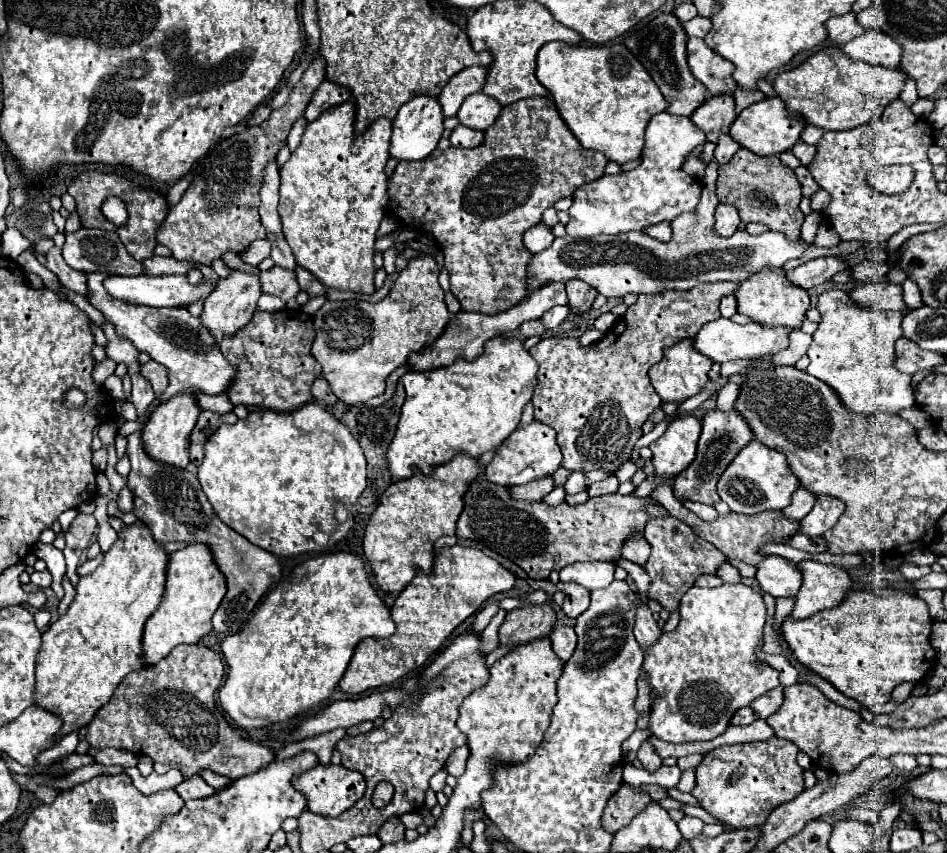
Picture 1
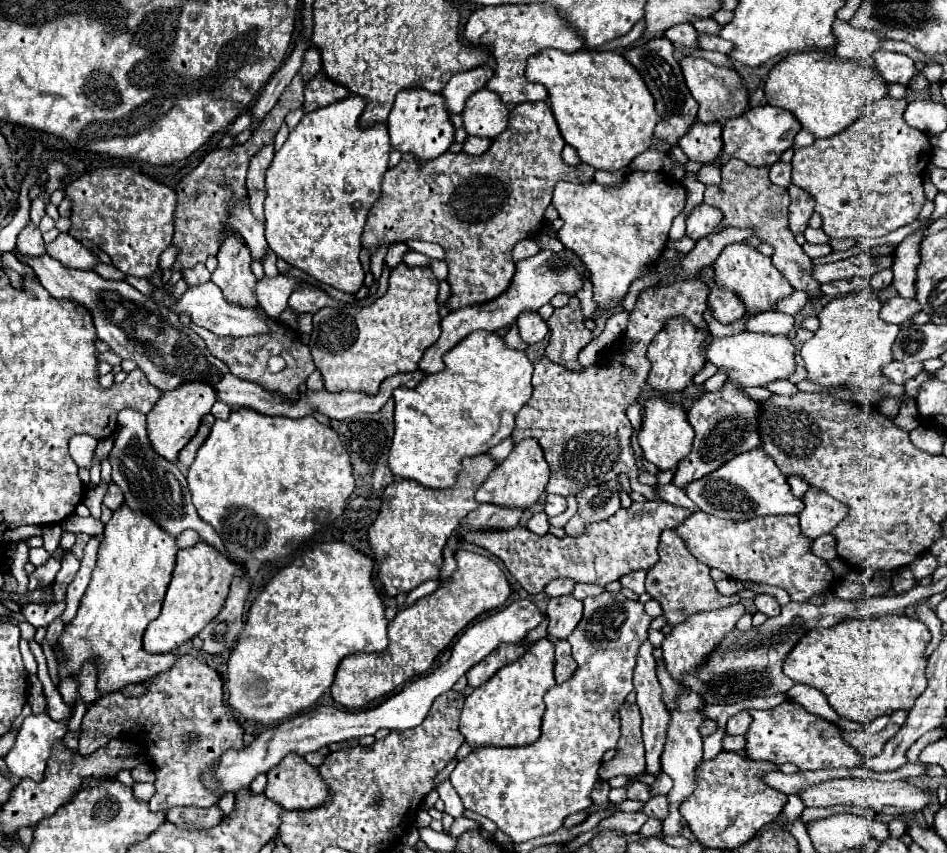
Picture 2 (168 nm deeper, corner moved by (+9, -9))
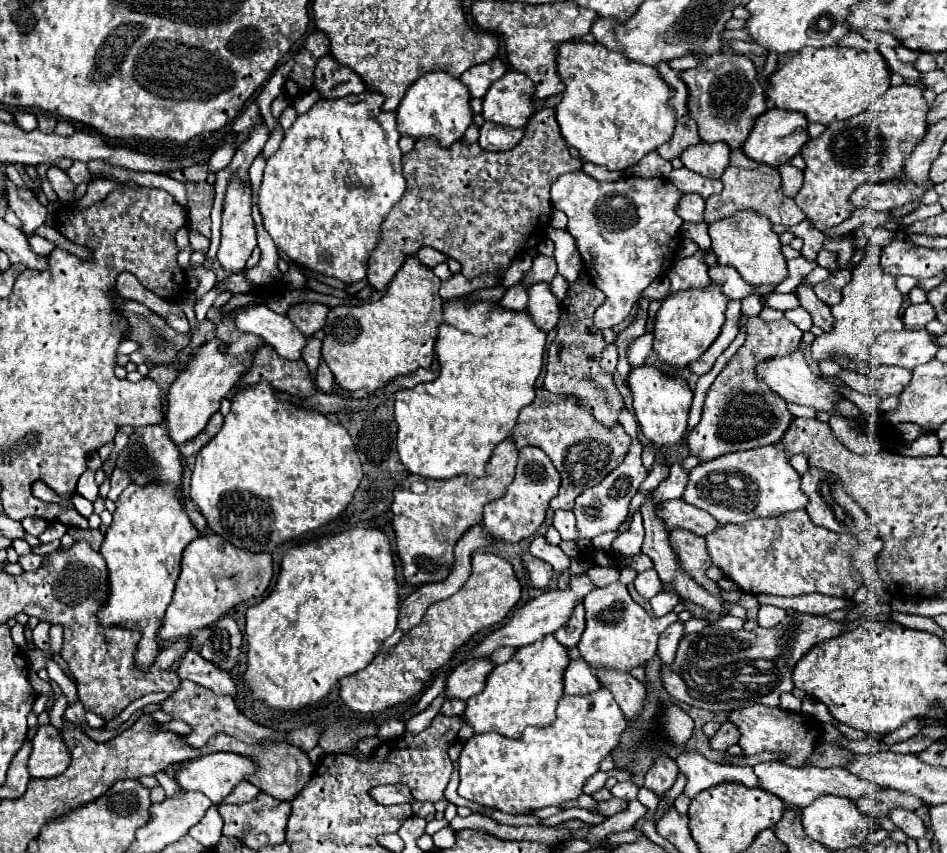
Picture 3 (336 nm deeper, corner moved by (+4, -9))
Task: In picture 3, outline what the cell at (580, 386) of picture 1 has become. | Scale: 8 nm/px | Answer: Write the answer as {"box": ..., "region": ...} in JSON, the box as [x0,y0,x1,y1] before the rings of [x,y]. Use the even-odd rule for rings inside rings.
{"box":[512,387,632,509],"region":[[[544,387],[536,389],[536,399],[520,411],[512,439],[518,449],[526,445],[540,447],[562,475],[558,495],[550,501],[552,509],[572,509],[574,499],[594,485],[598,485],[610,471],[614,471],[626,457],[632,437],[620,423],[606,427],[586,411],[574,395],[554,395]]]}

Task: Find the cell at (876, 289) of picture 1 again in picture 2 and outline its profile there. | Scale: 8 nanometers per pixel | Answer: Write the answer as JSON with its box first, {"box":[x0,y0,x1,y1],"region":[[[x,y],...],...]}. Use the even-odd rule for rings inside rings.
{"box":[881,297,921,325],"region":[[[895,297],[895,299],[891,299],[883,305],[881,319],[889,321],[889,323],[895,323],[895,325],[903,325],[905,321],[909,323],[919,311],[921,311],[921,305],[917,305],[915,299]]]}

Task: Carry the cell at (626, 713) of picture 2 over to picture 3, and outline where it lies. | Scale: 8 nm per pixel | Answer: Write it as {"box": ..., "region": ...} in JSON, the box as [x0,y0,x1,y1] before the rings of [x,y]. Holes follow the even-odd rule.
{"box":[600,673,644,721],"region":[[[602,673],[600,681],[606,681],[606,685],[610,685],[610,691],[614,693],[614,699],[620,705],[626,721],[636,721],[644,709],[644,685],[628,673]]]}

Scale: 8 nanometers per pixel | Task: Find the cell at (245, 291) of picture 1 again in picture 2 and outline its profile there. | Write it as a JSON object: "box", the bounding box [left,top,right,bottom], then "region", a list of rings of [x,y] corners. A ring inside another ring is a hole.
{"box":[211,231,255,307],"region":[[[235,231],[225,237],[217,253],[217,269],[211,273],[211,281],[219,285],[227,301],[241,303],[245,307],[255,305],[255,275],[251,273],[251,249],[245,239]]]}

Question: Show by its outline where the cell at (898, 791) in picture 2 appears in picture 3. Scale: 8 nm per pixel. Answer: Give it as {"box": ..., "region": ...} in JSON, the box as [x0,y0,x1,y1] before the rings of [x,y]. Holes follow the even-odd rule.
{"box":[754,761,876,807],"region":[[[766,761],[766,763],[754,765],[754,773],[758,775],[762,789],[782,797],[782,801],[786,805],[794,805],[794,807],[808,807],[812,801],[816,801],[822,795],[836,795],[836,797],[846,797],[850,801],[858,801],[858,799],[866,797],[868,793],[872,793],[876,789],[874,783],[852,775],[844,767],[832,767],[832,769],[806,767],[806,769],[798,769],[798,767],[782,765],[780,761]]]}

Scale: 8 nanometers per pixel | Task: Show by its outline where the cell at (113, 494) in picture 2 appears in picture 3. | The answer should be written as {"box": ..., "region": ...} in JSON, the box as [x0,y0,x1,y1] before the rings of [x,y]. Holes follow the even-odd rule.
{"box":[108,469,130,501],"region":[[[114,469],[112,477],[110,477],[110,493],[108,493],[108,499],[112,501],[118,501],[120,493],[130,485],[130,479],[126,477],[126,473],[122,473],[120,469]]]}

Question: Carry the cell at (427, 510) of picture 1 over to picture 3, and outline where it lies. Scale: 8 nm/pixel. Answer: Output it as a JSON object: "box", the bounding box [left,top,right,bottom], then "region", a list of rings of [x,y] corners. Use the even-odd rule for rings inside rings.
{"box":[392,437,518,585],"region":[[[510,437],[502,441],[490,461],[486,463],[486,475],[474,483],[466,483],[464,477],[450,481],[430,481],[420,475],[408,475],[400,487],[394,489],[392,501],[392,527],[396,533],[396,555],[402,565],[402,575],[408,585],[424,585],[432,581],[444,581],[452,569],[452,549],[466,529],[482,519],[482,509],[494,497],[500,497],[514,479],[518,449]],[[420,481],[420,493],[412,491],[412,485]]]}

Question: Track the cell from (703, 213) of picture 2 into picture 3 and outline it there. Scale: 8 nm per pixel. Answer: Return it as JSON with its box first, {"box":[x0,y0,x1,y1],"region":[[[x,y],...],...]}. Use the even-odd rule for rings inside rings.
{"box":[678,193,706,223],"region":[[[686,193],[686,195],[682,195],[682,201],[678,203],[678,215],[688,223],[702,223],[704,205],[706,205],[706,201],[702,197],[698,197],[696,193]]]}

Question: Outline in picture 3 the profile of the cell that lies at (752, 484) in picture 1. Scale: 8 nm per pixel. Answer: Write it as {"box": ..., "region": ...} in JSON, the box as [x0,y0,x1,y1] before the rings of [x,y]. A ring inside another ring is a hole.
{"box":[682,445,808,525],"region":[[[776,445],[736,451],[696,465],[688,475],[682,499],[708,511],[722,525],[744,523],[754,517],[778,517],[788,511],[804,509],[808,503],[806,493],[800,489],[800,475],[790,467],[788,455]]]}

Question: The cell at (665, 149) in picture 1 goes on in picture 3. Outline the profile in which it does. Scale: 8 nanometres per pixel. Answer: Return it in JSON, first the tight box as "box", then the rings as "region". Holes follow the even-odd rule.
{"box":[552,171,684,329],"region":[[[584,171],[560,175],[552,185],[552,205],[568,215],[566,231],[574,237],[576,247],[584,259],[584,269],[592,277],[594,285],[606,295],[606,301],[594,313],[594,325],[598,329],[614,327],[622,323],[632,307],[638,303],[640,293],[664,271],[670,269],[680,247],[680,225],[684,223],[678,213],[678,201],[682,193],[664,177],[626,177],[614,183],[596,181]]]}

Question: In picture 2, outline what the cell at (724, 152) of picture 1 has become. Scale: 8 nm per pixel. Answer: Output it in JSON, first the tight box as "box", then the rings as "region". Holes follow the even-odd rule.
{"box":[697,163,721,185],"region":[[[715,163],[703,165],[701,171],[697,173],[697,181],[701,181],[703,185],[719,185],[721,183],[721,167]]]}

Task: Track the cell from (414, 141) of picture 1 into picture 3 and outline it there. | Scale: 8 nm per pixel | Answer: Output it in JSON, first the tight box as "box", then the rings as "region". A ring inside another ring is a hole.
{"box":[396,71,472,147],"region":[[[442,71],[426,73],[410,85],[400,107],[396,109],[396,125],[400,135],[410,135],[412,139],[434,137],[442,147],[452,147],[460,141],[472,123],[470,95],[468,89],[454,77]]]}

